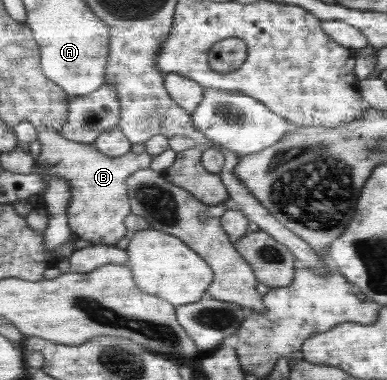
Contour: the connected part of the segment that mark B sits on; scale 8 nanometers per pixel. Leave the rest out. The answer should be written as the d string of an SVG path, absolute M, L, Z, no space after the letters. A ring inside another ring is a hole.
M50 127L38 129L37 142L40 143L40 154L35 160L34 172L46 182L49 182L52 177L62 177L70 182L70 204L66 210L66 217L68 217L71 232L82 240L91 241L93 245L114 245L125 236L129 236L128 226L125 225L125 220L132 214L132 203L128 194L128 179L136 171L148 168L152 163L153 156L145 151L132 153L129 149L126 154L116 158L106 156L93 144L68 140L60 132L57 133Z

